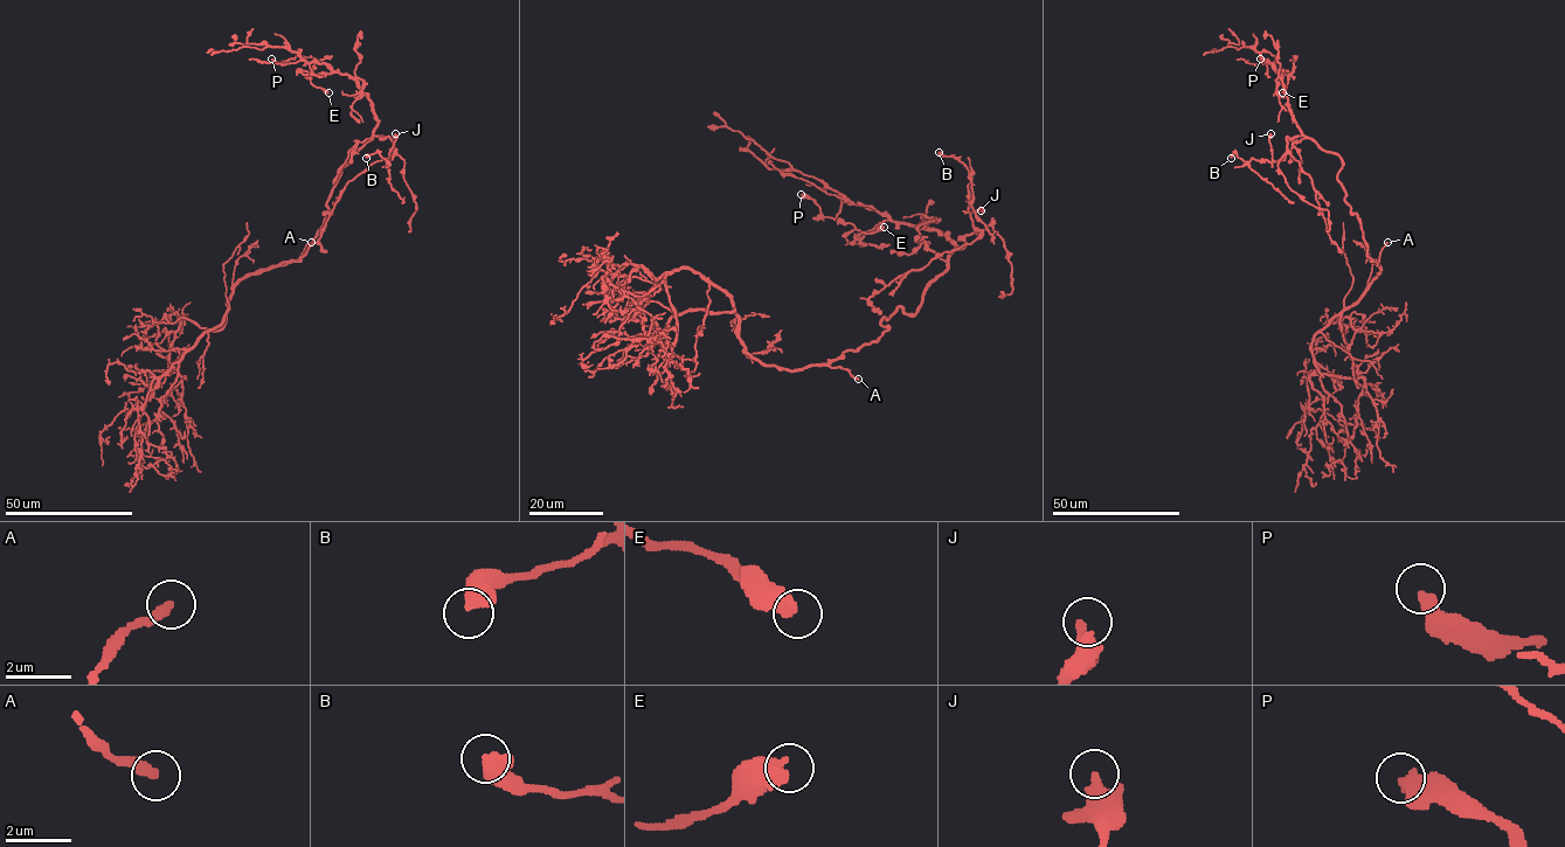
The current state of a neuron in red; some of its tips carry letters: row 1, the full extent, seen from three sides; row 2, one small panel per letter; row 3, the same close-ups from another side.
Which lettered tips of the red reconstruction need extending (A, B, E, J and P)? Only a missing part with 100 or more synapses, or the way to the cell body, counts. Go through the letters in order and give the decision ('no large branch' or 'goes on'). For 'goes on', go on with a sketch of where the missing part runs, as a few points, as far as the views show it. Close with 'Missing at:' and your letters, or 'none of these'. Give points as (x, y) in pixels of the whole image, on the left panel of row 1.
A: goes on; course (311, 242), (319, 235), (312, 219), (299, 214), (274, 191), (246, 178), (228, 180)
B: no large branch
E: no large branch
J: no large branch
P: no large branch
Missing at: A

